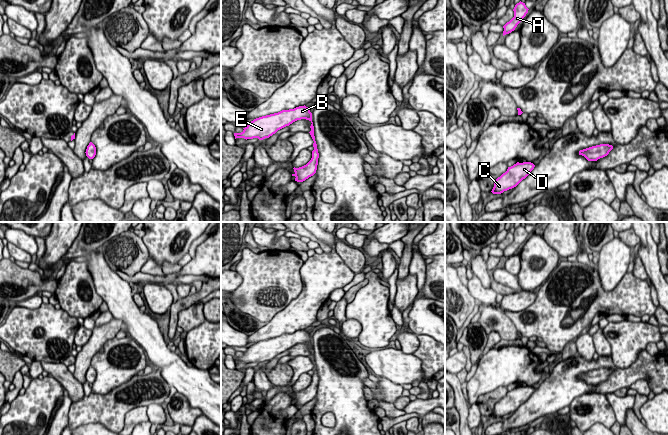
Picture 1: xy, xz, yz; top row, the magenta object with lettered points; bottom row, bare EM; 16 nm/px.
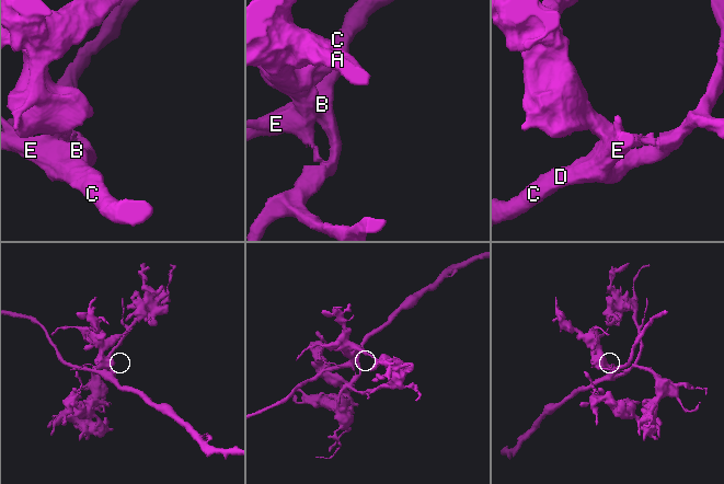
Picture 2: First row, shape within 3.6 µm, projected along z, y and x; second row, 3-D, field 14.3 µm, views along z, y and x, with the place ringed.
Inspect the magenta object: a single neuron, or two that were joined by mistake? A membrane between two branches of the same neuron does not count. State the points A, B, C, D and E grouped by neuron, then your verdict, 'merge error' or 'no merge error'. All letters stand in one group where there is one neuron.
A B C D E | no merge error

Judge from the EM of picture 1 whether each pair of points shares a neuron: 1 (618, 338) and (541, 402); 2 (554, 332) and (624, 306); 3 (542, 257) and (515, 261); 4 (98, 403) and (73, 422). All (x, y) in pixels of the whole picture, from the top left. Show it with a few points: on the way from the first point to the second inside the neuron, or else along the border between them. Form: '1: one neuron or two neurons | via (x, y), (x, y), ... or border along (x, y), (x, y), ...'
1: two neurons | border along (610, 355), (618, 367), (627, 368), (632, 364)
2: one neuron | via (571, 328), (596, 306), (607, 306)
3: two neurons | border along (520, 254), (520, 271), (516, 275)
4: one neuron | via (92, 408), (84, 411), (79, 416)

